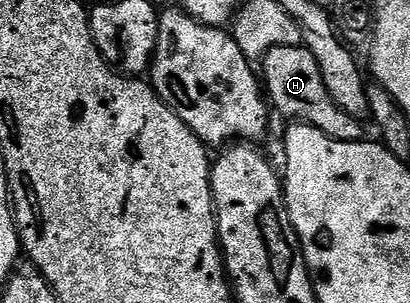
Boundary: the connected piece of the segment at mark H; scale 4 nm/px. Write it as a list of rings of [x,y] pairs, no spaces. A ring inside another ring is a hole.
[[[305,45],[272,47],[260,61],[260,77],[273,112],[281,113],[291,122],[316,127],[337,141],[363,140],[363,122],[349,117],[340,111],[340,107],[336,107],[336,103],[332,103],[324,87],[324,79],[320,79],[320,67],[316,59],[312,59],[312,51],[308,51]]]

